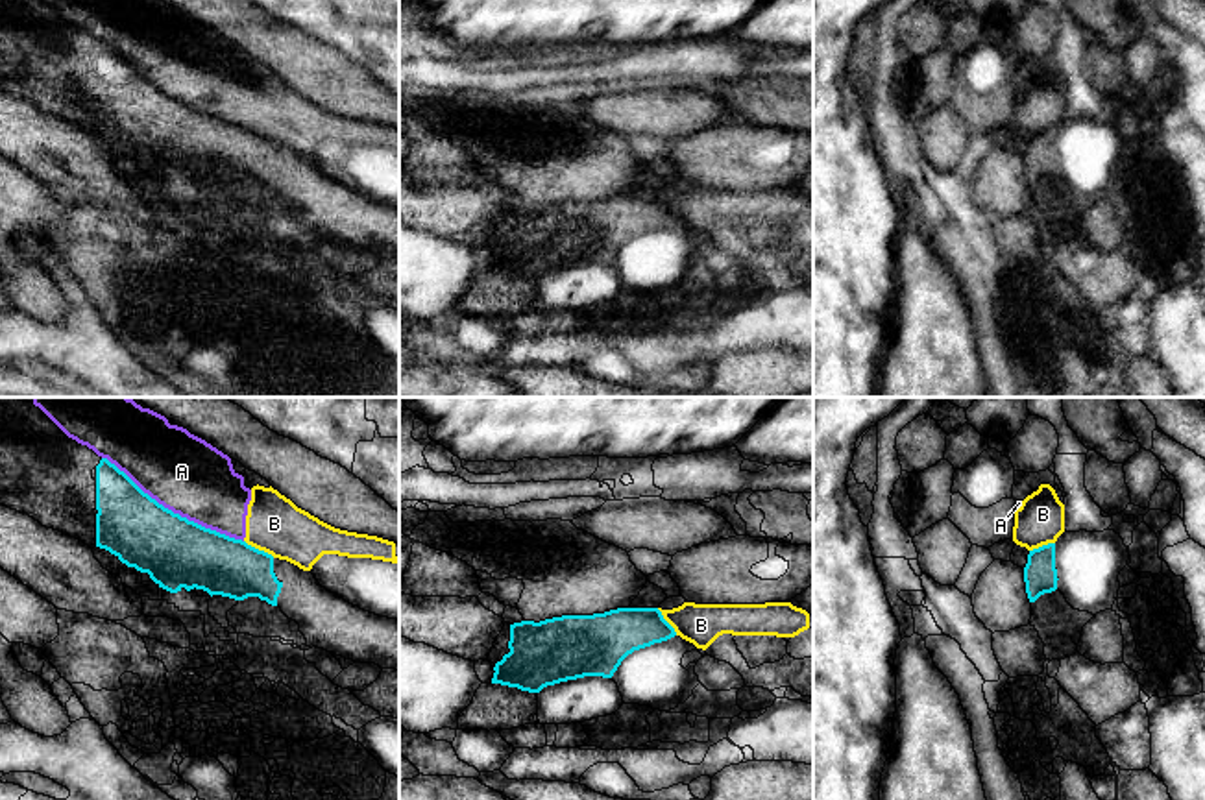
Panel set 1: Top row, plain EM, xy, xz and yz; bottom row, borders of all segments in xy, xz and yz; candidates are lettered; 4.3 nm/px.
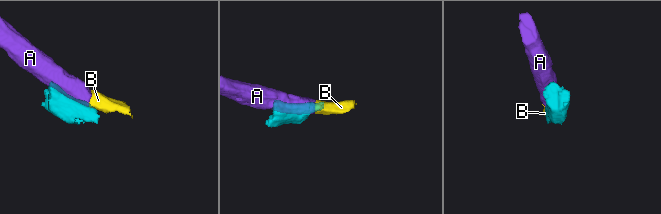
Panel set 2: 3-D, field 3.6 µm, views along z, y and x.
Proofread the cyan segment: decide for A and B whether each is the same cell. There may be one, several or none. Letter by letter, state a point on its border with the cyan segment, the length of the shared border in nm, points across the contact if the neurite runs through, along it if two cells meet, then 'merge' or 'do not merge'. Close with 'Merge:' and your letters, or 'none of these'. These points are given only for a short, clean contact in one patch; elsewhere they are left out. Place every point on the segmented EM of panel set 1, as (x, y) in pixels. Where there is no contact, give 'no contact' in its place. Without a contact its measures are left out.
A: xy (170, 510) | 700 nm | do not merge
B: xy (257, 549) | 150 nm | along xy (244, 540), (274, 557) | do not merge
Merge: none of these

